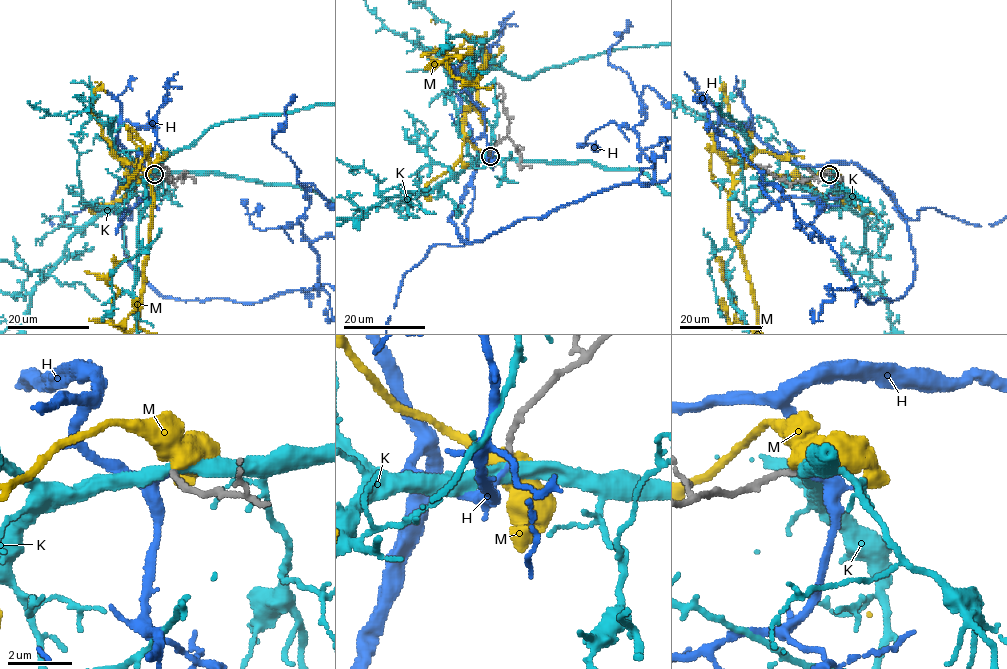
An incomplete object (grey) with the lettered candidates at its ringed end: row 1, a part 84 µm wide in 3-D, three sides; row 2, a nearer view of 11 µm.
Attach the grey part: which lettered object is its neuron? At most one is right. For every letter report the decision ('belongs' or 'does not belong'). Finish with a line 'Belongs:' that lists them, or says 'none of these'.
H: belongs
K: does not belong
M: does not belong
Belongs: H

